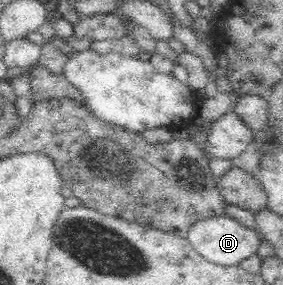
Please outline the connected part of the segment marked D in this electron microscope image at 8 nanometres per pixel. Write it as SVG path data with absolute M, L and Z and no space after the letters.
M225 214L194 223L189 227L187 238L204 259L225 266L239 265L247 257L256 254L264 241L262 231L255 224L240 223L238 219Z

